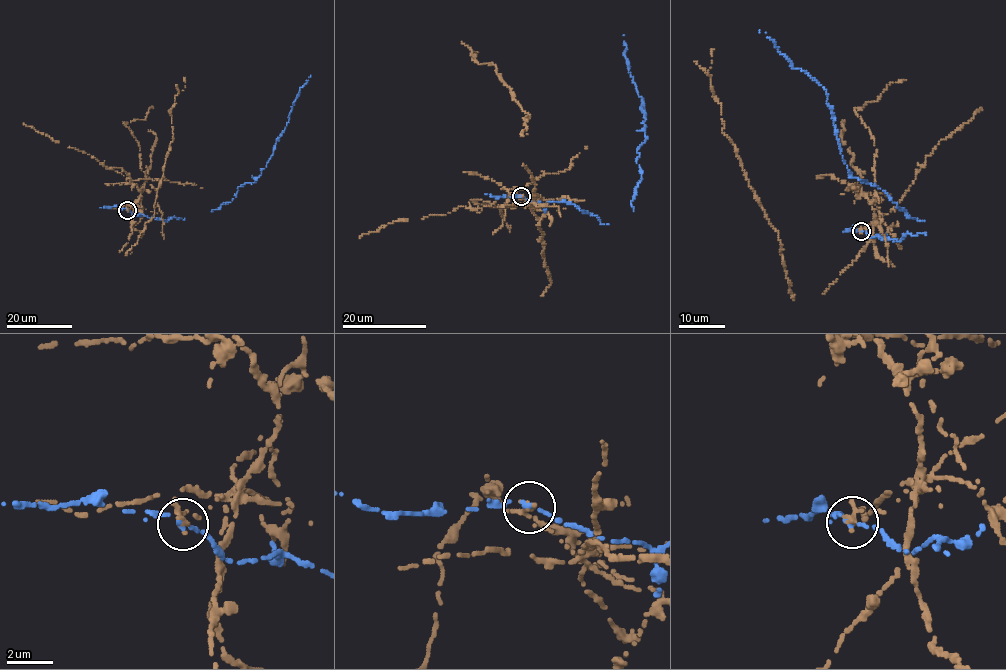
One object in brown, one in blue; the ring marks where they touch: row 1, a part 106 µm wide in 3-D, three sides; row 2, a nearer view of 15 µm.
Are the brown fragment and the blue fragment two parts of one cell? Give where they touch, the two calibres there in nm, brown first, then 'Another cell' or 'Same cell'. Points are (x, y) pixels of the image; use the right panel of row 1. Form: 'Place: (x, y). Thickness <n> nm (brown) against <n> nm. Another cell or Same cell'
Place: (861, 231). Thickness 320 nm (brown) against 160 nm. Another cell

